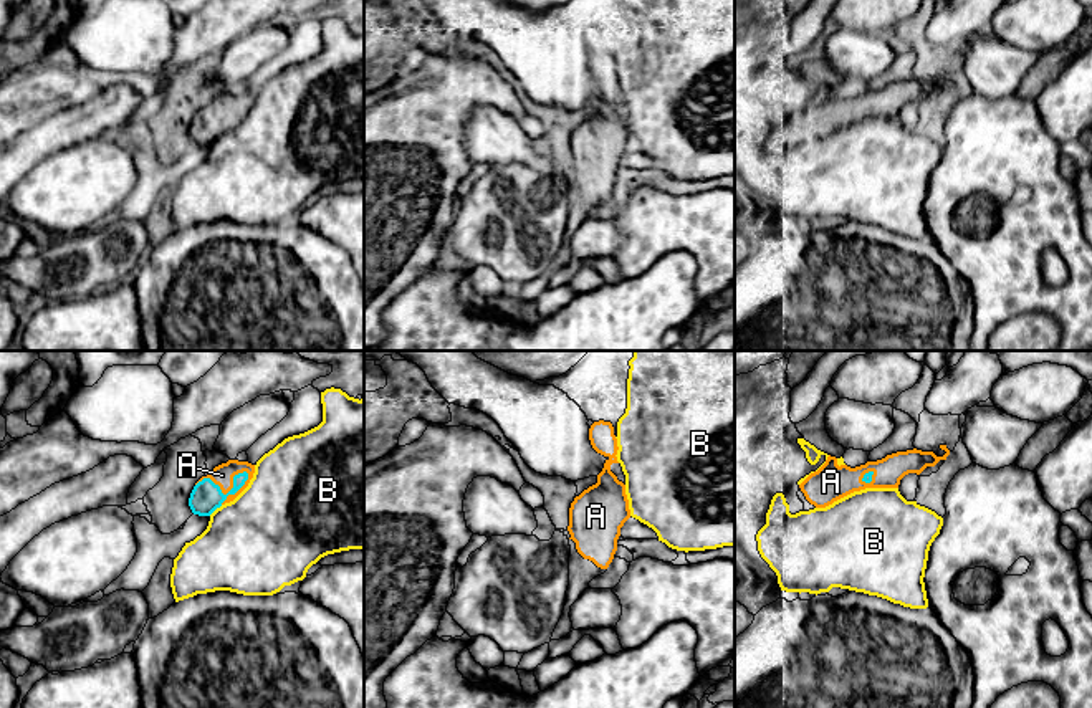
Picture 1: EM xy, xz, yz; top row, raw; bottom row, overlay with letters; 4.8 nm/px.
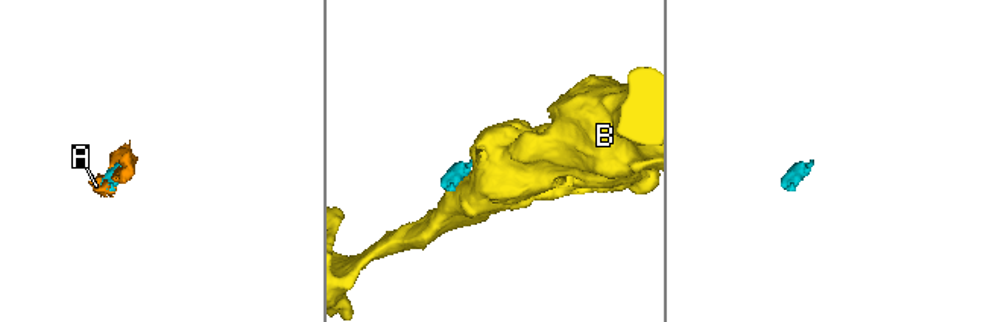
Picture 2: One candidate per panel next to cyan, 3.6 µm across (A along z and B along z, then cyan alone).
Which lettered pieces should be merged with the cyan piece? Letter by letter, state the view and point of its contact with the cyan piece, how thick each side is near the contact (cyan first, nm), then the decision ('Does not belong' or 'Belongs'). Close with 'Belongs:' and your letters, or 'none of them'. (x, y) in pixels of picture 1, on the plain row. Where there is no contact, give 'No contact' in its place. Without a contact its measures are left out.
A: Touches cyan at xy (222, 123). Thickness 150 nm (cyan) against 110 nm. Belongs
B: Touches cyan at xy (215, 138). Thickness 150 nm (cyan) against 480 nm. Does not belong
Belongs: A

